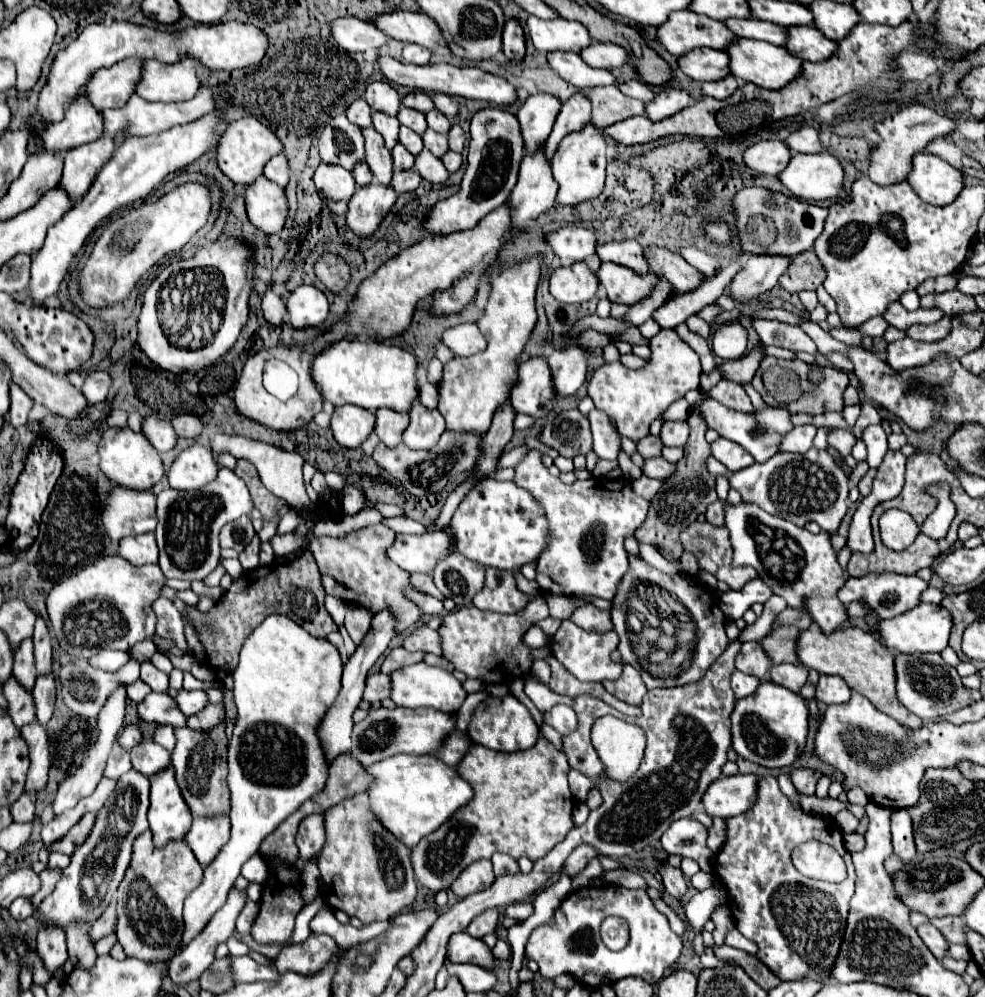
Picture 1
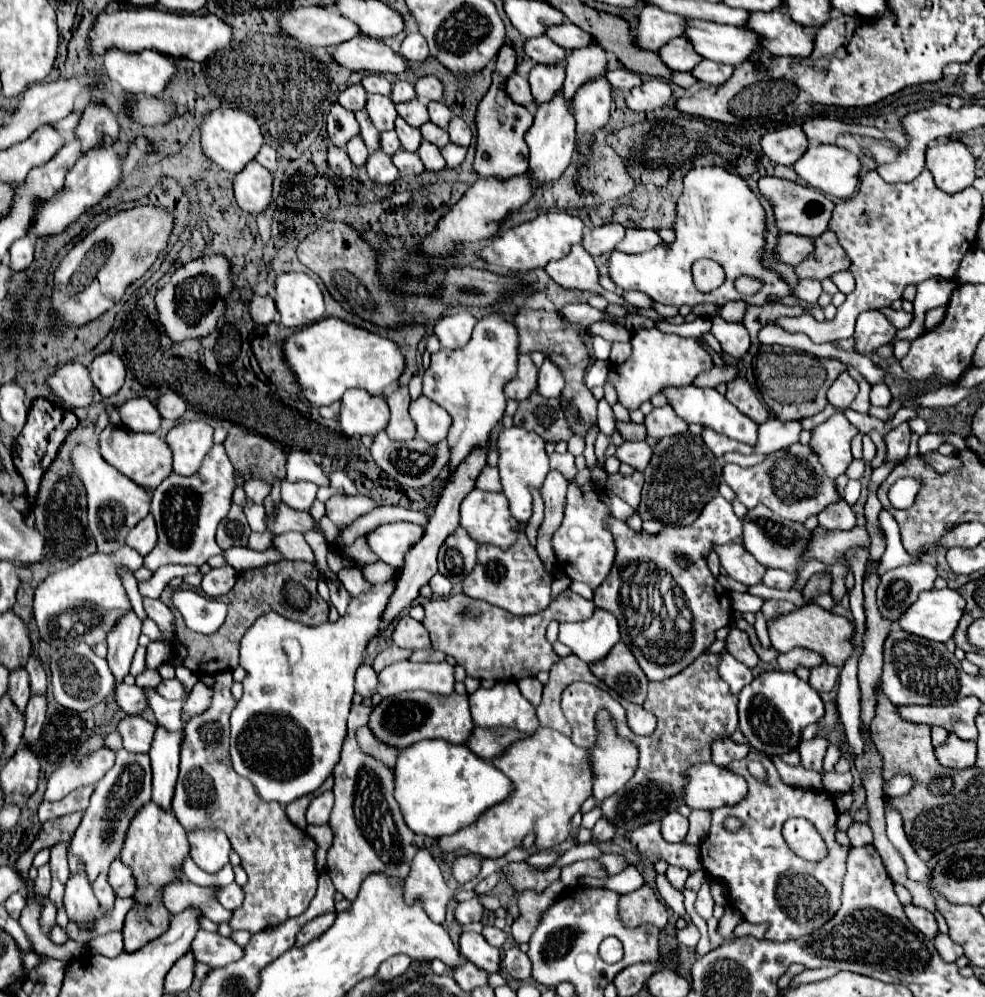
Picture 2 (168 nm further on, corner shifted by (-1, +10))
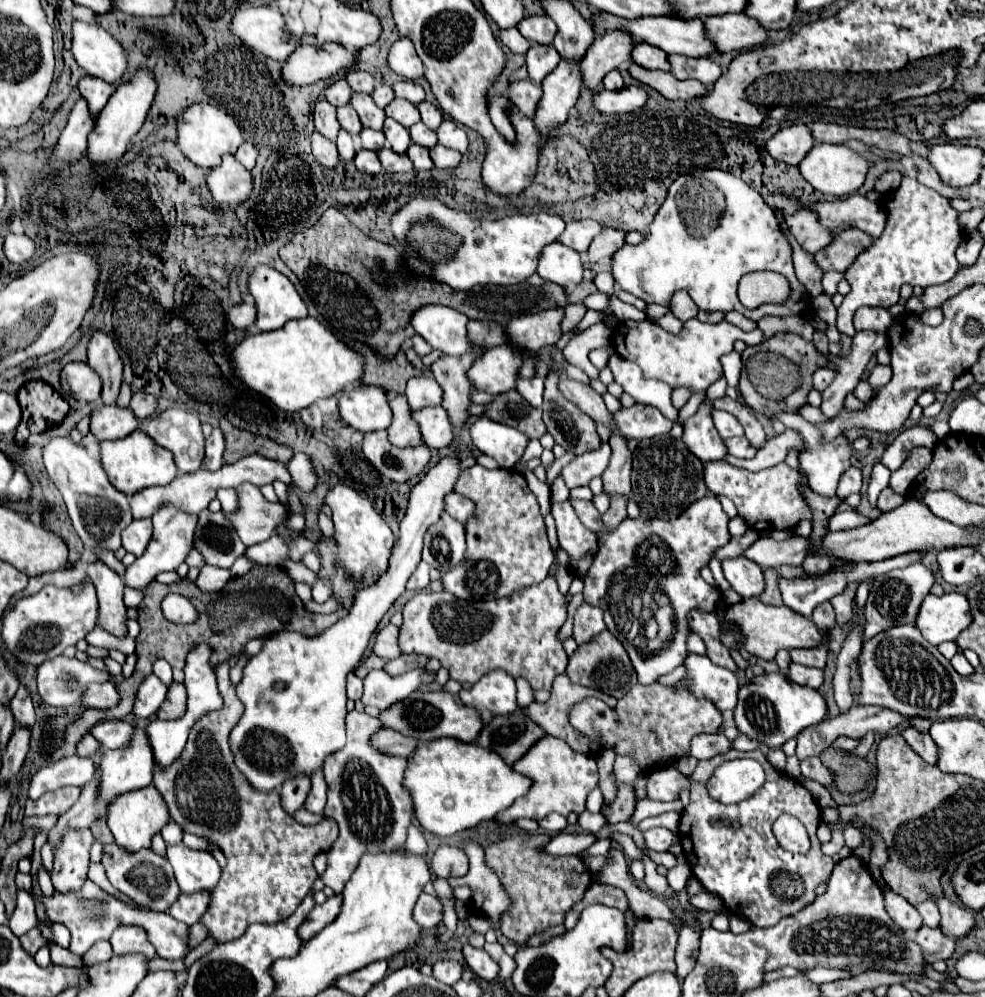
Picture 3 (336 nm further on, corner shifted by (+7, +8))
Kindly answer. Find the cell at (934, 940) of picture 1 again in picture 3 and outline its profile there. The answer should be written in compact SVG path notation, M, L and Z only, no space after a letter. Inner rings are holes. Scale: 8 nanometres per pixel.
M885 892L885 910L905 932L917 932L923 926L921 914L915 910L915 906L895 892Z

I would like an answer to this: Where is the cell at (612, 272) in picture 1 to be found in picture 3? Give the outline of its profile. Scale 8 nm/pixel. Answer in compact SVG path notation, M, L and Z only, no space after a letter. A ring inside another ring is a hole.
M707 170L707 178L701 178L699 174L679 176L655 214L647 238L637 246L623 246L613 254L613 278L621 290L647 304L669 306L675 290L687 290L701 310L737 310L755 322L761 316L793 316L811 310L811 296L795 278L791 246L779 232L775 212L763 202L757 190L723 170ZM755 270L783 274L791 288L787 302L763 304L753 310L741 306L737 298L737 282L745 272Z

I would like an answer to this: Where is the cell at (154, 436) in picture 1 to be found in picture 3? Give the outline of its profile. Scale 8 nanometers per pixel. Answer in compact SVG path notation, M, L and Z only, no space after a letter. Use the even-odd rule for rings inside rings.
M101 406L91 414L91 432L99 440L119 440L139 428L139 420L131 414L131 408Z

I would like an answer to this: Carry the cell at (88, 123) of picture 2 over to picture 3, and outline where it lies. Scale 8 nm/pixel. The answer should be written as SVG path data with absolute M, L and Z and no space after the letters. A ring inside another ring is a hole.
M85 76L81 82L79 82L79 92L81 92L81 98L87 102L89 110L91 110L91 116L99 116L99 112L103 110L103 106L107 104L109 96L115 92L115 86L113 84L107 84L105 80L101 78L93 78L93 76Z

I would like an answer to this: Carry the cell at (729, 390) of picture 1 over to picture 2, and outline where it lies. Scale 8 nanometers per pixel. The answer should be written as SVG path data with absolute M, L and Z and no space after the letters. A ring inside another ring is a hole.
M735 378L729 384L729 390L725 394L725 398L735 404L745 416L749 416L753 422L763 424L769 418L769 410L767 406L759 400L757 392L753 390L753 386L745 380L745 378Z

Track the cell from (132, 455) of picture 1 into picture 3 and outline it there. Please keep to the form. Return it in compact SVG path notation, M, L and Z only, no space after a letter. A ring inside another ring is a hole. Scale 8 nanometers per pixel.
M141 430L131 432L123 440L99 442L99 446L101 446L101 466L105 474L109 476L111 484L125 494L135 494L147 486L165 486L177 476L173 454L163 446L159 446L149 434Z

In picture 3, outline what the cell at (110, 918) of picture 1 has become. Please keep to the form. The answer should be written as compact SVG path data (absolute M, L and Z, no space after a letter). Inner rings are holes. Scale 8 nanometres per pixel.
M105 844L101 862L105 866L109 882L117 890L121 890L123 894L127 894L129 898L133 898L139 904L149 904L151 910L155 910L155 912L167 912L169 906L179 896L179 886L175 882L169 860L157 856L153 850L141 850L137 854L129 854L129 852L121 850L117 844Z

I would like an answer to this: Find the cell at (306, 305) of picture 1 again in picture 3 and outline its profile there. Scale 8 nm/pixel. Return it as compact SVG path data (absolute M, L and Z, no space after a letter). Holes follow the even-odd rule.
M269 266L255 268L249 278L249 292L257 302L255 328L261 332L277 330L291 318L309 316L307 304L291 280Z

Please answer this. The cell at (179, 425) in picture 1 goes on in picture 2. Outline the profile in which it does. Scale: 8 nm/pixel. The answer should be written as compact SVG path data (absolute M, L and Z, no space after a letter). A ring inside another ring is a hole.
M169 392L169 394L163 394L159 400L157 400L157 410L161 414L161 418L169 418L169 420L179 420L181 414L185 412L185 402Z

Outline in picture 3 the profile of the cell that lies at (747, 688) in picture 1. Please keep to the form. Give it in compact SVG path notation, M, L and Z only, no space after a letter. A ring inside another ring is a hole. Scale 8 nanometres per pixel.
M689 654L685 658L687 684L697 698L711 698L719 710L733 710L737 704L737 676L721 666L715 666L707 656Z

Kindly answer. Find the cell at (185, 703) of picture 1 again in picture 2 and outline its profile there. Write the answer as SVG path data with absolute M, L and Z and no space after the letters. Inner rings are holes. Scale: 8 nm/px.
M173 678L173 680L161 680L161 684L155 690L165 700L181 700L181 698L185 698L183 686L181 686L181 682L177 678Z

